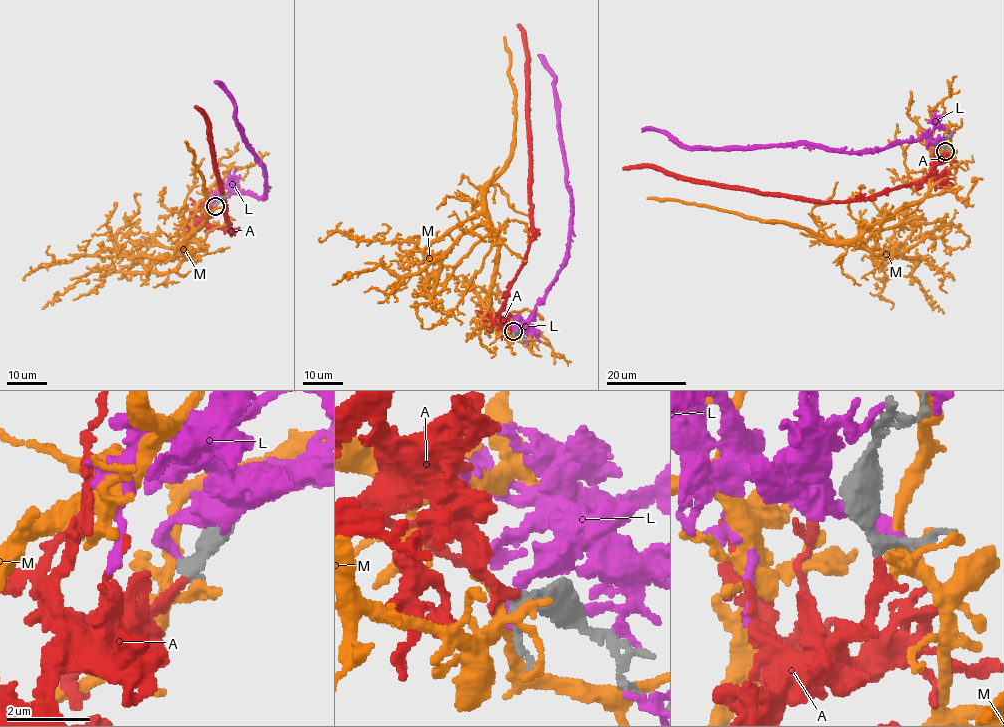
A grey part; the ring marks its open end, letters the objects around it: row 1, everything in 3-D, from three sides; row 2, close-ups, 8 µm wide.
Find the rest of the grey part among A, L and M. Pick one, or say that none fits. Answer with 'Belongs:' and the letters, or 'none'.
Belongs: A

